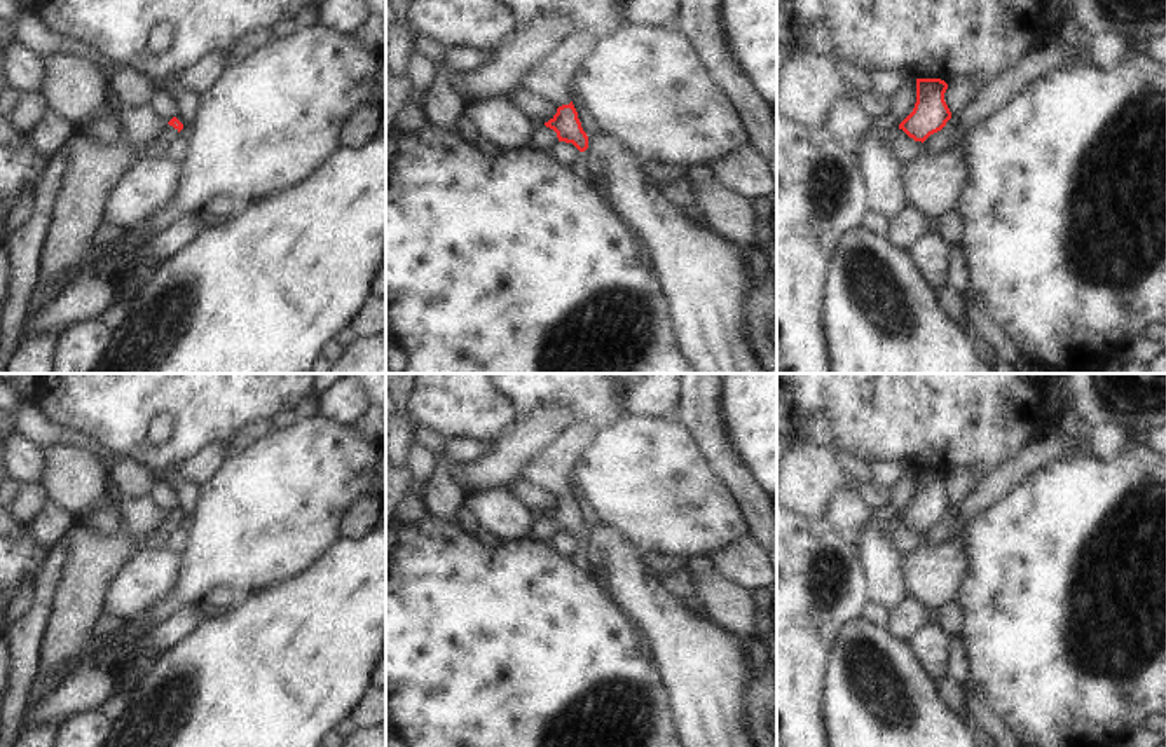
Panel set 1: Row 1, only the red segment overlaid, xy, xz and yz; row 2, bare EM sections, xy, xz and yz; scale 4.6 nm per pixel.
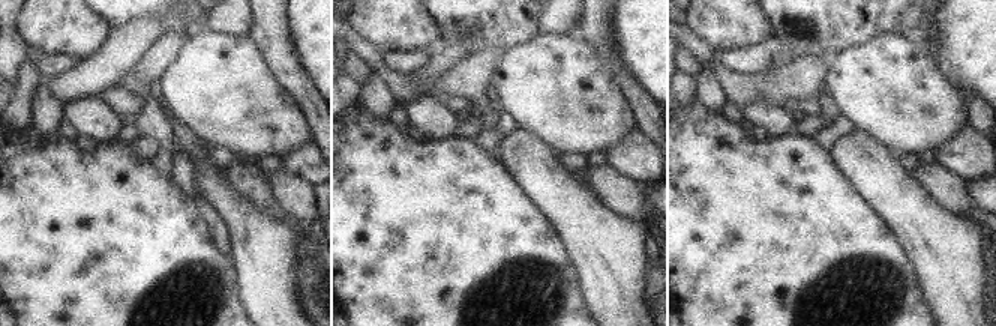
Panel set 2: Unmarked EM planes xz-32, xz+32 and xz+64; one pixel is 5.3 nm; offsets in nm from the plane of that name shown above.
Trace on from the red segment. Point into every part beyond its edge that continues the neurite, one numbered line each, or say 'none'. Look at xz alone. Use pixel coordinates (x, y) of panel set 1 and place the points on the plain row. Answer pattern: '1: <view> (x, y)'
1: xz (552, 468)
2: xz (580, 557)

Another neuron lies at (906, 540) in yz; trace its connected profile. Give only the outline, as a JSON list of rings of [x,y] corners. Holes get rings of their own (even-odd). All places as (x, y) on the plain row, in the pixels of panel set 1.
[[[895,518],[892,522],[887,522],[887,527],[892,529],[894,543],[902,555],[915,553],[922,548],[923,534],[915,532],[902,520]]]

